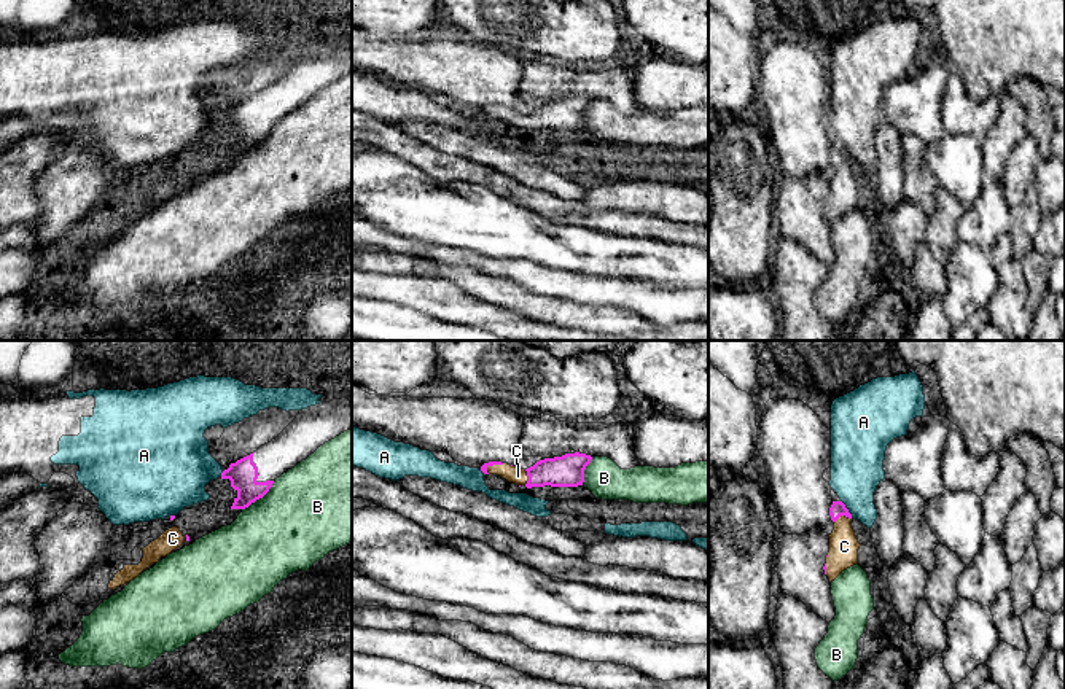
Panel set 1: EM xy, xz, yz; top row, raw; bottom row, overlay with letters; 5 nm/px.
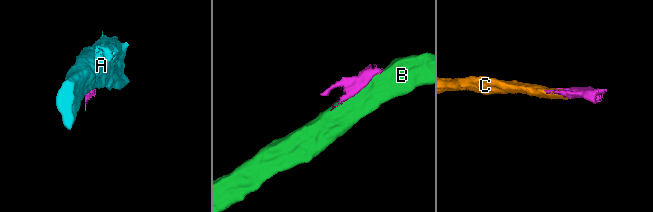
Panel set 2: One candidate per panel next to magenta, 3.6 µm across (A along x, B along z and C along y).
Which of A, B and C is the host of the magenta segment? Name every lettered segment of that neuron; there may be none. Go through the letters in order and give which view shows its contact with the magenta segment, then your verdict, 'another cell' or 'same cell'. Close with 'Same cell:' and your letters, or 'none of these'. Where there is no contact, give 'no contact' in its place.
A: yz | another cell
B: xz | another cell
C: yz | same cell
Same cell: C

